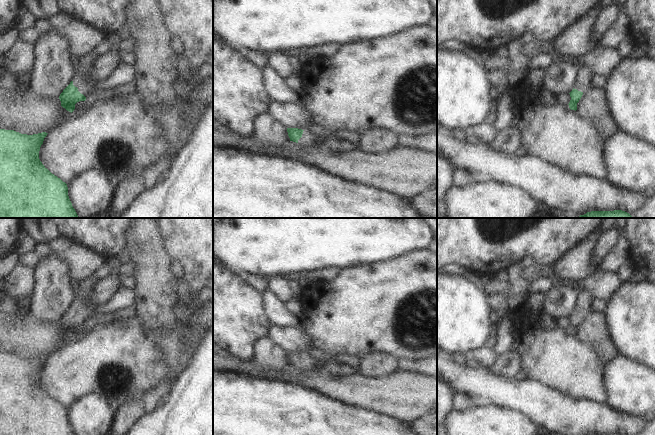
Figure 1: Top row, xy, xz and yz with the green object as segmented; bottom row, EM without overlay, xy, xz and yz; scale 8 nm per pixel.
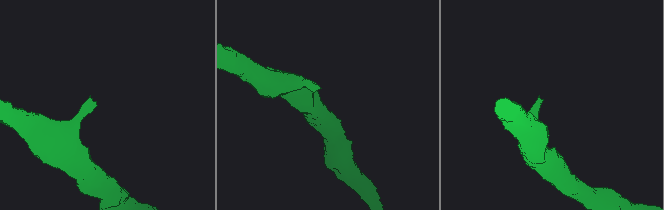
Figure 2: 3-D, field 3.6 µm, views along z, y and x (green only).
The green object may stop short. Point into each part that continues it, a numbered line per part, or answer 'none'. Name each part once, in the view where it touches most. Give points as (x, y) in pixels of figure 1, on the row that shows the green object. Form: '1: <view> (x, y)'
1: xy (81, 80)

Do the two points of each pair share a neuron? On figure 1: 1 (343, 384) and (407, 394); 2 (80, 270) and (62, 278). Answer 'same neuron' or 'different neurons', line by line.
1: same neuron
2: different neurons

